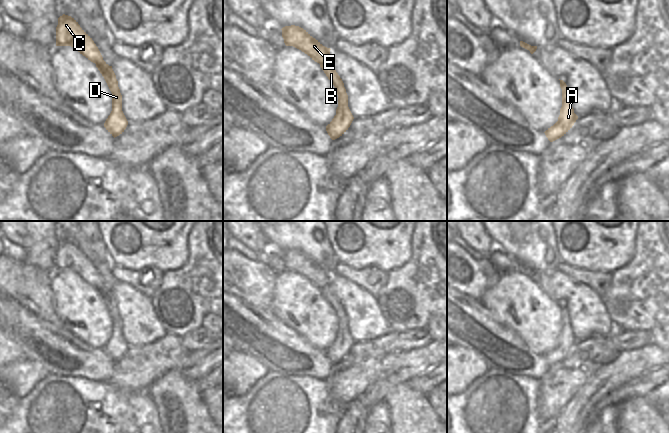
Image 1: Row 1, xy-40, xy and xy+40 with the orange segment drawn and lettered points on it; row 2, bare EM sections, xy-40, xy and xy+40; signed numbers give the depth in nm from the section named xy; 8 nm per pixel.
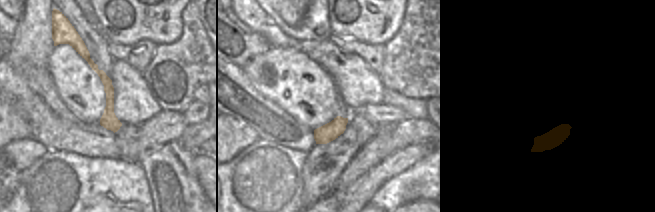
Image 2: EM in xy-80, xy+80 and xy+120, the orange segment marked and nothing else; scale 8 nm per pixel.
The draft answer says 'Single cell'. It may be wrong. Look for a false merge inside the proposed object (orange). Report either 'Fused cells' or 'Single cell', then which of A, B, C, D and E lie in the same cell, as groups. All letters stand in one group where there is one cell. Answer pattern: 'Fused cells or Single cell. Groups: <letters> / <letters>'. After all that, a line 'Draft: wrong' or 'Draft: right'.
Single cell. Groups: A B C D E
Draft: right

